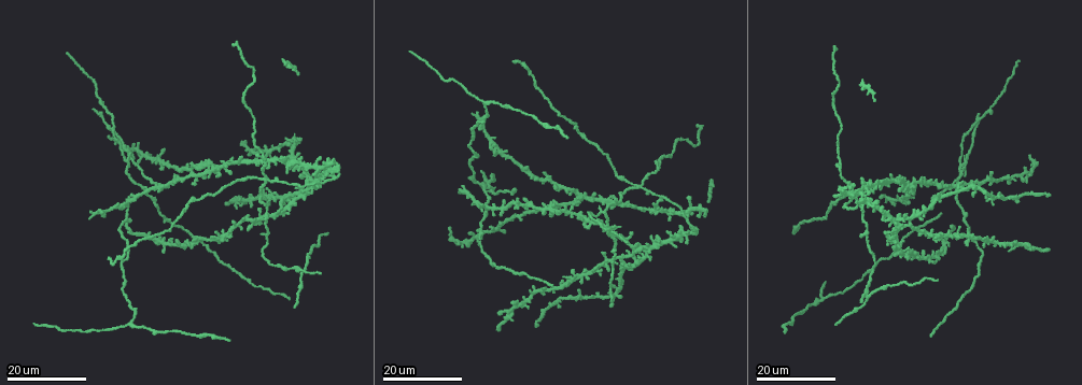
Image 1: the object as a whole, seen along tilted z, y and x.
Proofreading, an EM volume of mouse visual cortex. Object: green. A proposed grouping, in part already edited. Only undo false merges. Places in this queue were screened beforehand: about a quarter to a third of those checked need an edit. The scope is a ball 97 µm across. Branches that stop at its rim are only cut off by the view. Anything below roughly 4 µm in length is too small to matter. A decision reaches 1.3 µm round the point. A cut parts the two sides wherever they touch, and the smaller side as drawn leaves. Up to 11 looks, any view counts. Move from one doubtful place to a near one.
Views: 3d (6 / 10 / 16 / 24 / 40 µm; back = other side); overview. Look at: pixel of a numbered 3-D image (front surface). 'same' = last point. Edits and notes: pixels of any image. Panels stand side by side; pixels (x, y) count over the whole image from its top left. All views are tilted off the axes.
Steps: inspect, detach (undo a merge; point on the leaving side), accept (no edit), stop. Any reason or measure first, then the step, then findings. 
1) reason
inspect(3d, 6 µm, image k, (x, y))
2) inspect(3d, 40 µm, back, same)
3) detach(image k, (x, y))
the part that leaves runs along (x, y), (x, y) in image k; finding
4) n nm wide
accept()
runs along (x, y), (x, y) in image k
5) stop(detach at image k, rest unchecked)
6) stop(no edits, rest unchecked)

small branch off a trunk
inspect(3d, 24 µm, image 1, (908, 186))

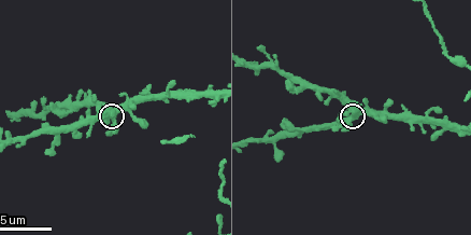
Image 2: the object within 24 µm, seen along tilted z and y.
inspect(3d, 10 µm, same)

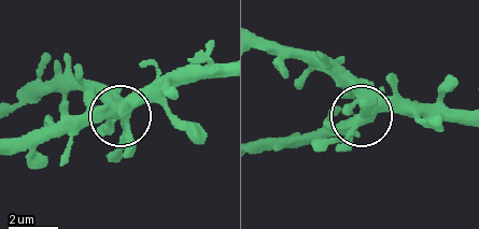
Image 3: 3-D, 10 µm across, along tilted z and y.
440 nm wide
accept()
one neuron here

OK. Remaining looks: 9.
looks like a crossing
inspect(3d, 16 µm, image 1, (640, 188))

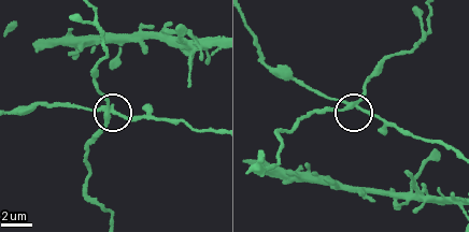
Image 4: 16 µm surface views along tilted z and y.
inspect(3d, 10 µm, image 4, (109, 118))

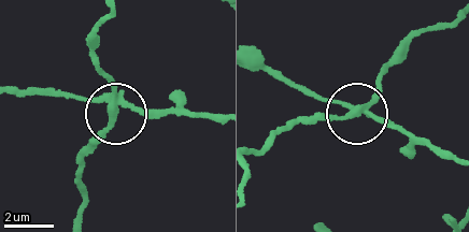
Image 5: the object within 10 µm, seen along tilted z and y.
4 arms
detach(image 5, (145, 115))
the part that leaves runs along (113, 99), (14, 91) in image 5; two neurons meet here

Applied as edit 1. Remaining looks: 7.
thin arm on a thick one
inspect(3d, 24 µm, image 1, (635, 252))

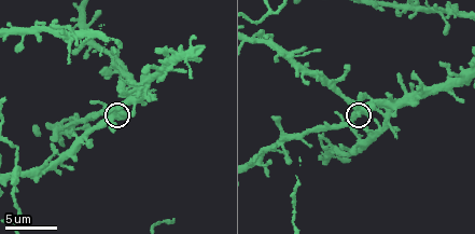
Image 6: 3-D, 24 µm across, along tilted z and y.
closer look
inspect(3d, 10 µm, image 6, (358, 110))

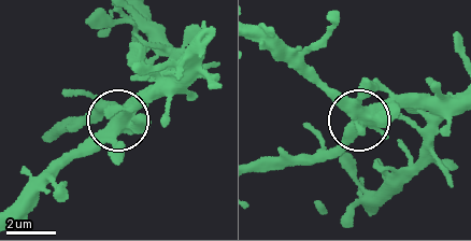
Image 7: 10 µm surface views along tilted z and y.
accept()
runs along (461, 93), (395, 97), (328, 155) in image 7; all the same neuron

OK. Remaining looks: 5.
two arms in line, one across
inspect(3d, 24 µm, image 1, (301, 273))

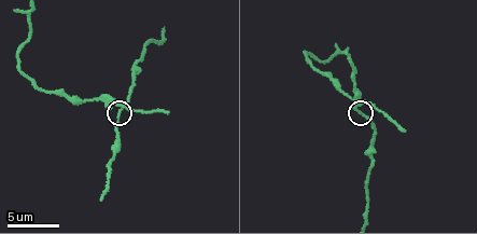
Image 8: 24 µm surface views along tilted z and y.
inspect(3d, 10 µm, image 8, (119, 111))

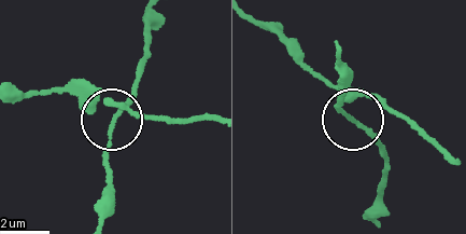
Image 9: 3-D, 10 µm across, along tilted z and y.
110 nm wide
accept()
one neuron here

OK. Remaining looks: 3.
three-way junction
inspect(3d, 16 µm, image 8, (337, 53))

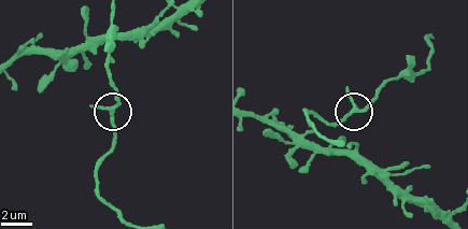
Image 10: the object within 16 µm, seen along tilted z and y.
side arm 43 µm; 3 arms
accept()
continuous, no second neuron

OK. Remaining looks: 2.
stop(detach at image 5, rest unchecked)

